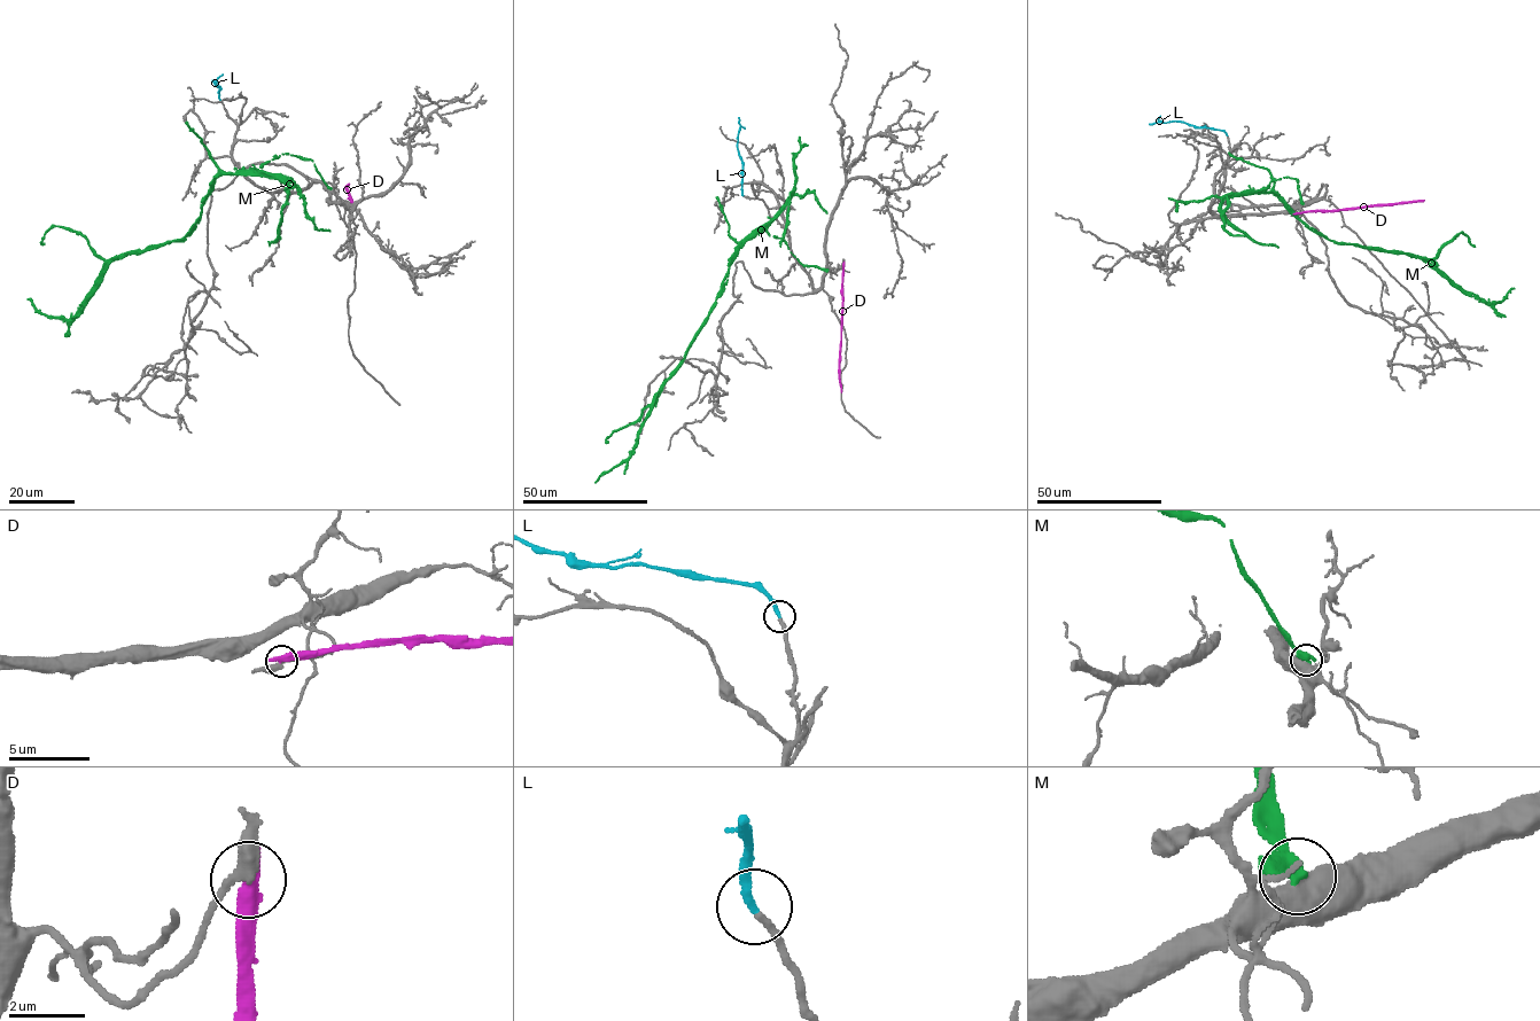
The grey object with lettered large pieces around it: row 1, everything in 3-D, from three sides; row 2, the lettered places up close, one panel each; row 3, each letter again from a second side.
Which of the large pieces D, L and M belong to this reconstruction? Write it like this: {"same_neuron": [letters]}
{"same_neuron": ["L"]}

